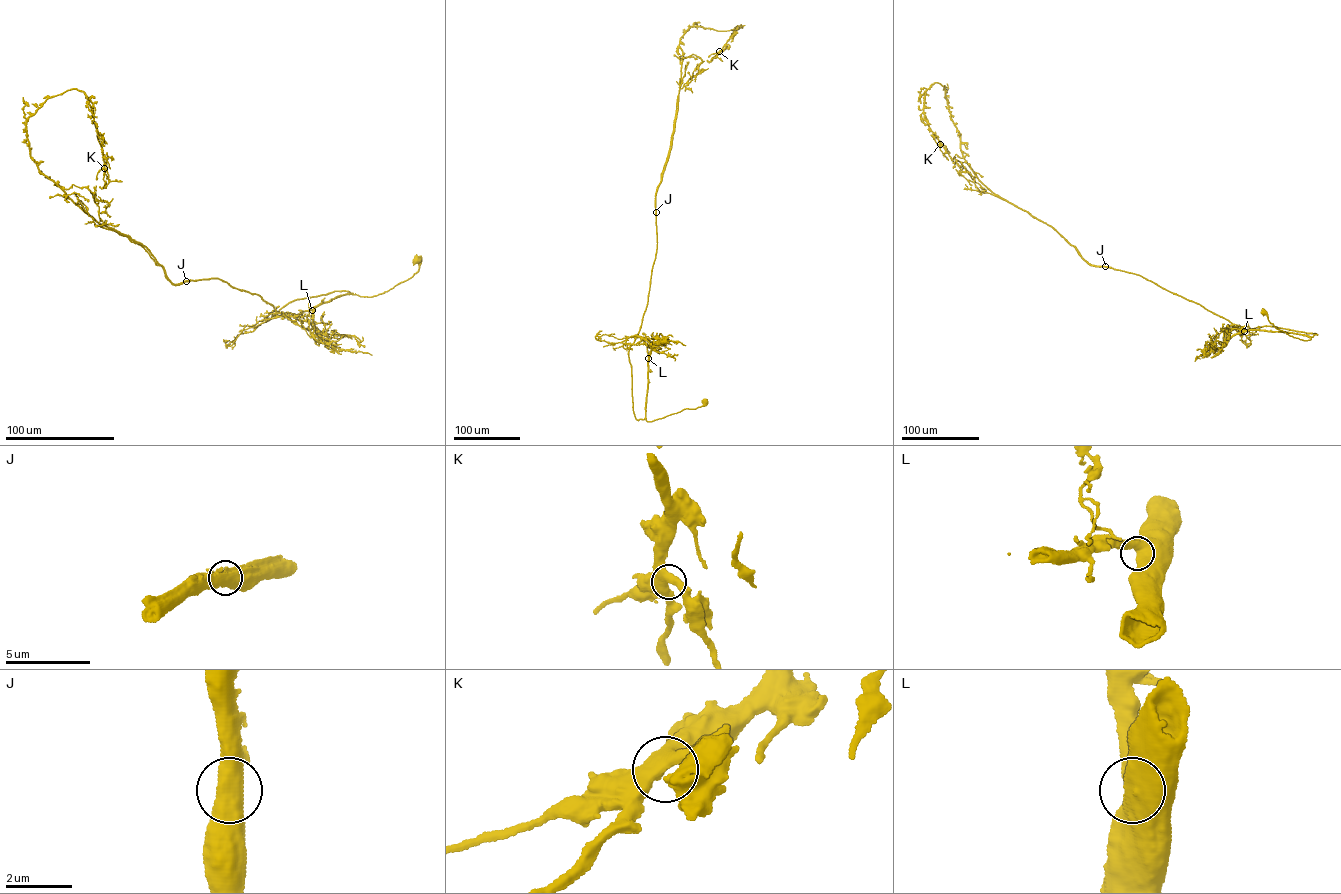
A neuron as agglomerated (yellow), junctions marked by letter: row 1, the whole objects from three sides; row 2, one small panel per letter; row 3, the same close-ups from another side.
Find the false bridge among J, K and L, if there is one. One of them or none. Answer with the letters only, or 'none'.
J

